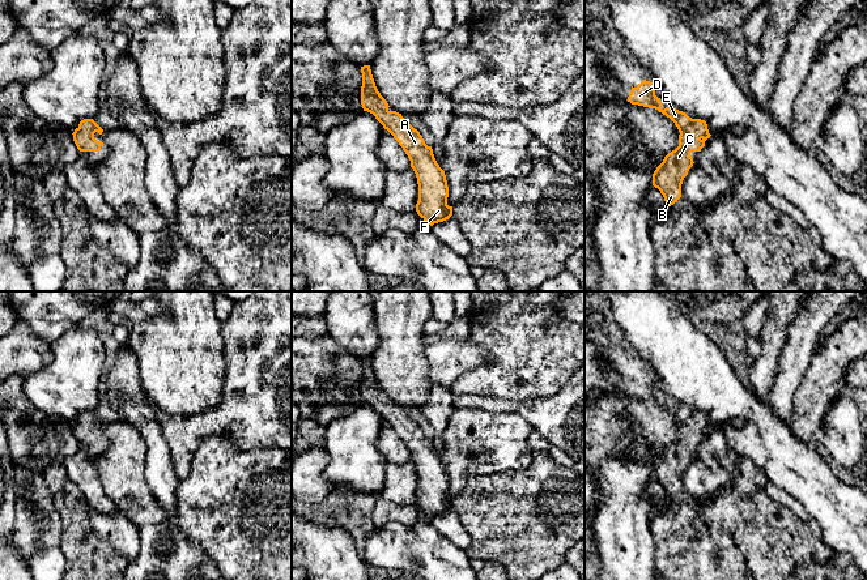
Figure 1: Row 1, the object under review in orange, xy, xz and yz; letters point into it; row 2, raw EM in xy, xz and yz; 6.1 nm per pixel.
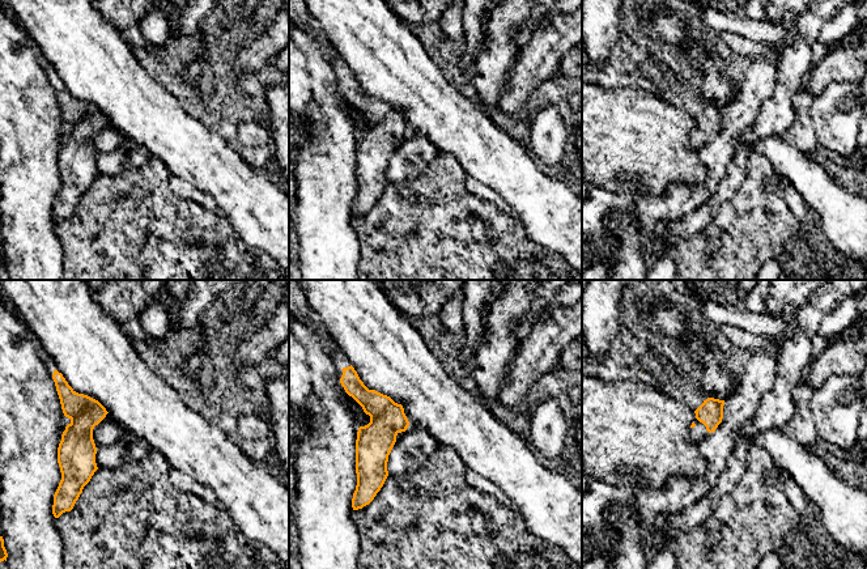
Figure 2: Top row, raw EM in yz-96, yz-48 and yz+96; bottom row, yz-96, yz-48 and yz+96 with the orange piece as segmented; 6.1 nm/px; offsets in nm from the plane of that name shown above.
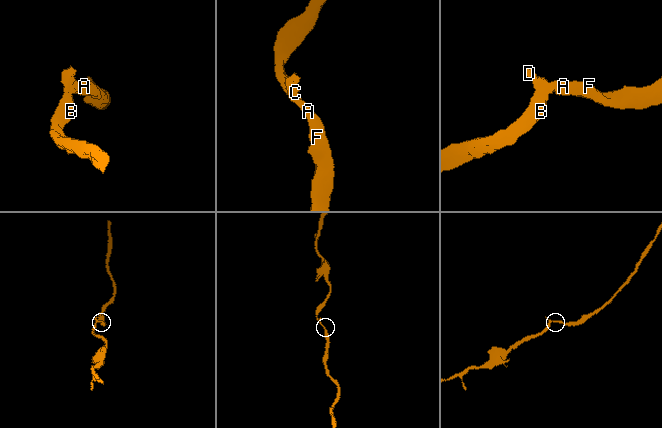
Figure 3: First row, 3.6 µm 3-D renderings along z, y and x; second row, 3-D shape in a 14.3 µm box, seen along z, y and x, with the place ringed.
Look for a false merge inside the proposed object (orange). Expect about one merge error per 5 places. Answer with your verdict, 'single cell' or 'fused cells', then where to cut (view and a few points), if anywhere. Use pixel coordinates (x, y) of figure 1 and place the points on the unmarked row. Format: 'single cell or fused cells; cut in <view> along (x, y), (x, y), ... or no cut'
single cell; no cut

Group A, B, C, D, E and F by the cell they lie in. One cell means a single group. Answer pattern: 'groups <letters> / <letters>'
groups A B C D E F

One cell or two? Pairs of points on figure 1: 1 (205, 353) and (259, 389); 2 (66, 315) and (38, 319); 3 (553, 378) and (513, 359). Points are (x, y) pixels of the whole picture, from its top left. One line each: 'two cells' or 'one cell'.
1: two cells
2: one cell
3: one cell

